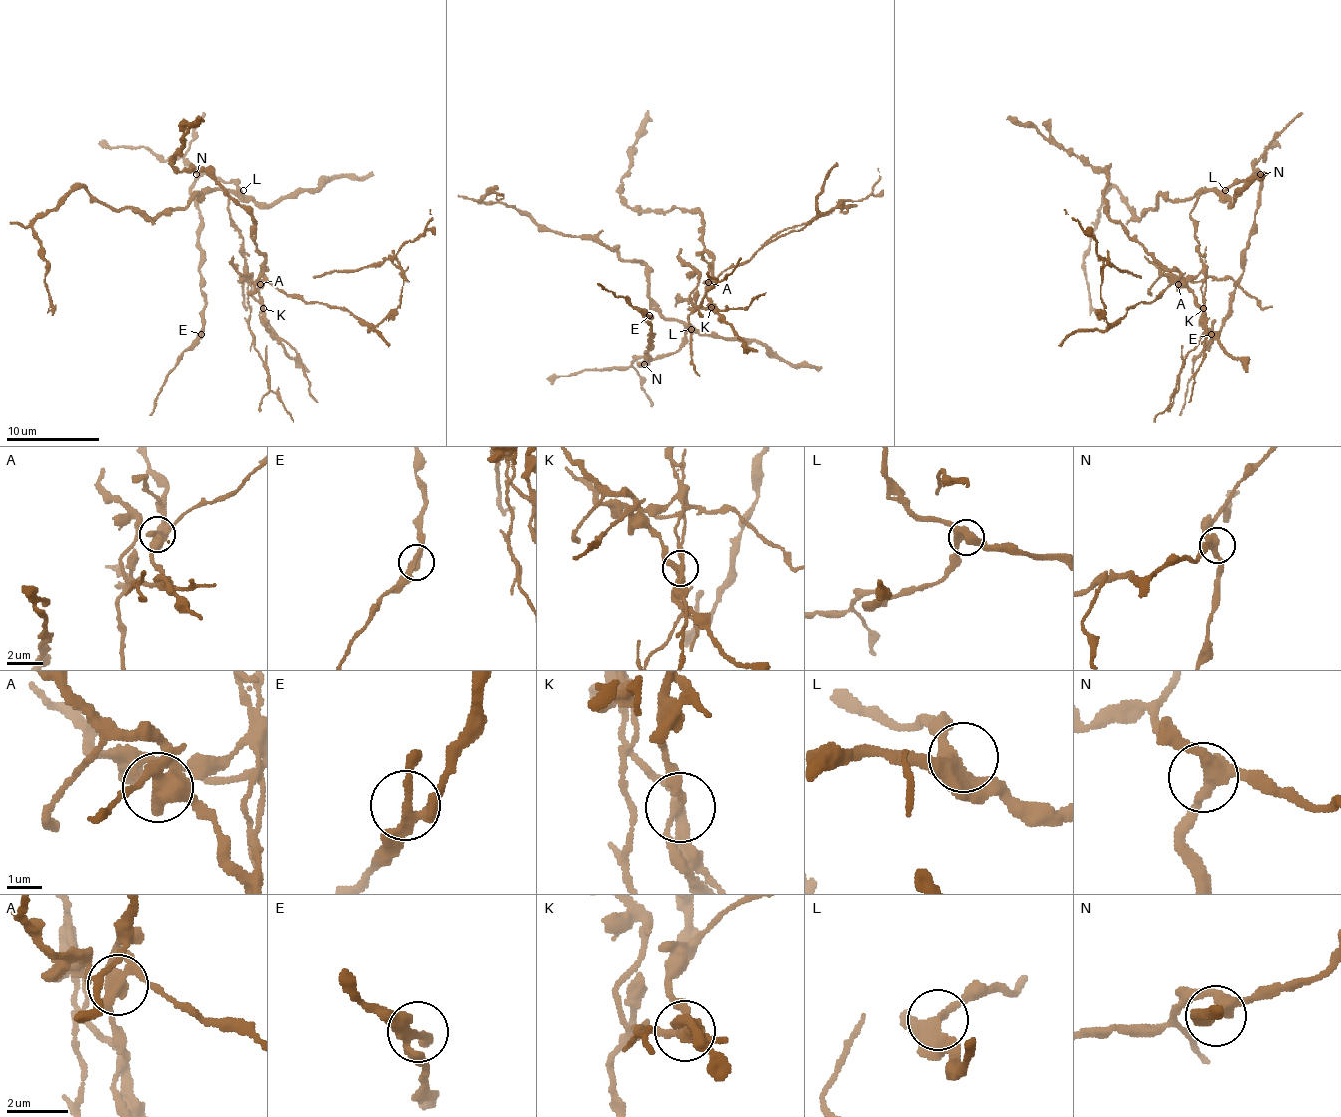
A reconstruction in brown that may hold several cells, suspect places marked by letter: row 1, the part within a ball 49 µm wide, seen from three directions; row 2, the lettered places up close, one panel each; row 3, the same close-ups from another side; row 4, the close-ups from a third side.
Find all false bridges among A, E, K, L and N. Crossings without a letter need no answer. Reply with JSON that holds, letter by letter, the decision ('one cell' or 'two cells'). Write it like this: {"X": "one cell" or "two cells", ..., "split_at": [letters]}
{"A": "two cells", "E": "one cell", "K": "two cells", "L": "one cell", "N": "one cell", "split_at": ["A", "K"]}

